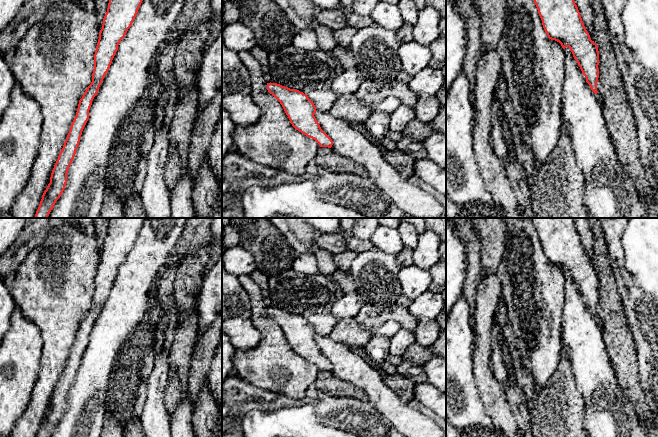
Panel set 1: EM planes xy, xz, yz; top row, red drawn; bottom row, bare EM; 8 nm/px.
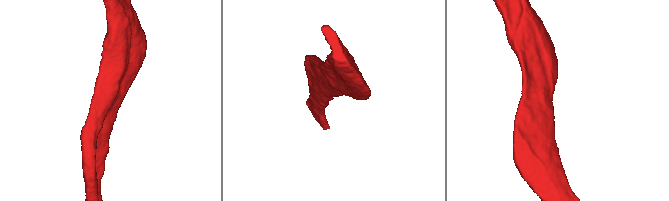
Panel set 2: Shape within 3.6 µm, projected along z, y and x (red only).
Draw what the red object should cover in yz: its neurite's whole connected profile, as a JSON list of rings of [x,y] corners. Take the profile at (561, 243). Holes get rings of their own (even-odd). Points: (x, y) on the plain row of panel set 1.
[[[574,218],[530,219],[548,262],[559,266],[563,273],[570,272],[586,306],[597,318],[599,275],[584,250]]]

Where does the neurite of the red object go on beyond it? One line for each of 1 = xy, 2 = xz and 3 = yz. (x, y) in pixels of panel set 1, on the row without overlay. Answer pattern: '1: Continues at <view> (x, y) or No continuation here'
1: No continuation here
2: No continuation here
3: No continuation here

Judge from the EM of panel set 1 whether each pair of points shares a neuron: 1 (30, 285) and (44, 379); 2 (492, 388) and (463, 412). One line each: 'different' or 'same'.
1: same
2: different

